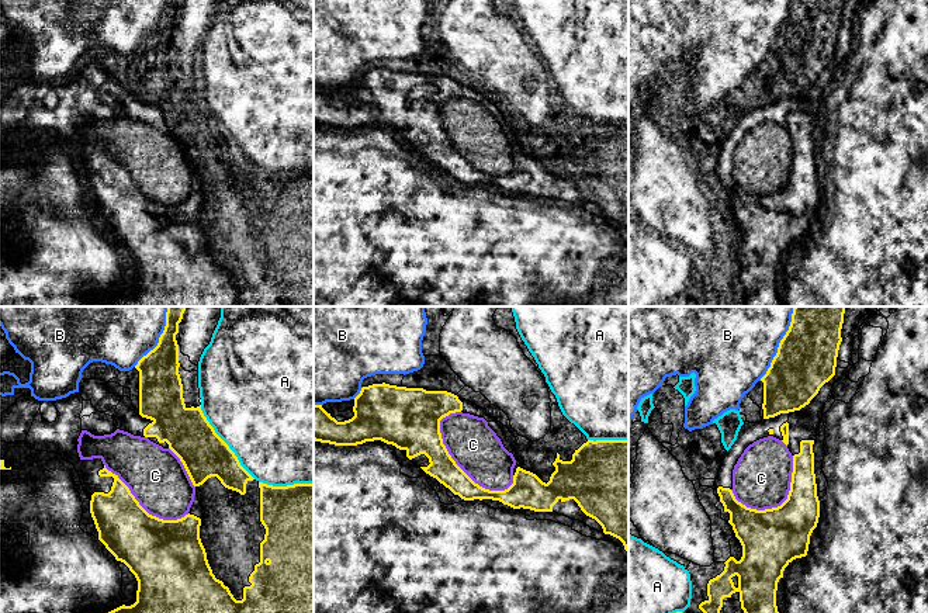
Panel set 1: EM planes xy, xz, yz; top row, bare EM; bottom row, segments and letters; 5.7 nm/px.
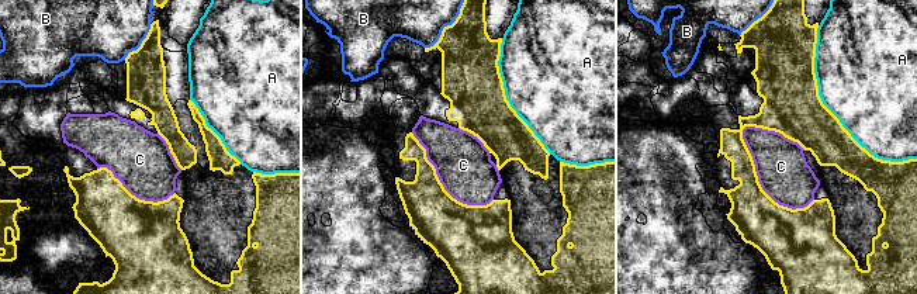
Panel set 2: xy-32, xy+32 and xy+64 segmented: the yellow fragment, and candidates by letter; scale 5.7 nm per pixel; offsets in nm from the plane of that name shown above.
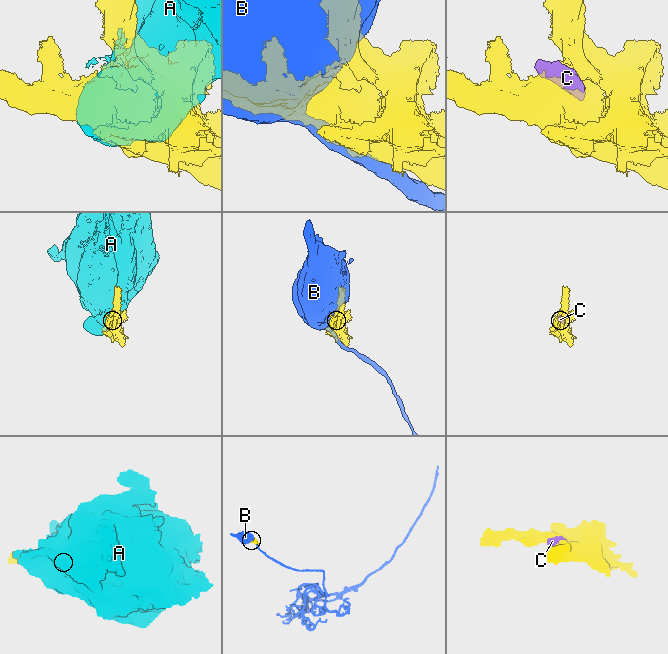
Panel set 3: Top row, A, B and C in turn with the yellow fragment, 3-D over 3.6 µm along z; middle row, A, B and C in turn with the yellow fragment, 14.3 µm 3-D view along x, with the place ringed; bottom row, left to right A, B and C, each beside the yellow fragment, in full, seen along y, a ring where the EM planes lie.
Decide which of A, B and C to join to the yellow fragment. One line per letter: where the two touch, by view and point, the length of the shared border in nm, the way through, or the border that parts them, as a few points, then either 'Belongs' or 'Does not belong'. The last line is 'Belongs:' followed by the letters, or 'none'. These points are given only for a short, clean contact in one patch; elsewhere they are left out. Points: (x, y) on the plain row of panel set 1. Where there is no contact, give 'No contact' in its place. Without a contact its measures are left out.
A: Touches yellow at xy (224, 127). Shared border 550 nm. Does not belong
B: Touches yellow at yz (778, 33). Shared border 420 nm. Does not belong
C: Touches yellow at xz (463, 156). Shared border 550 nm. Belongs
Belongs: C

